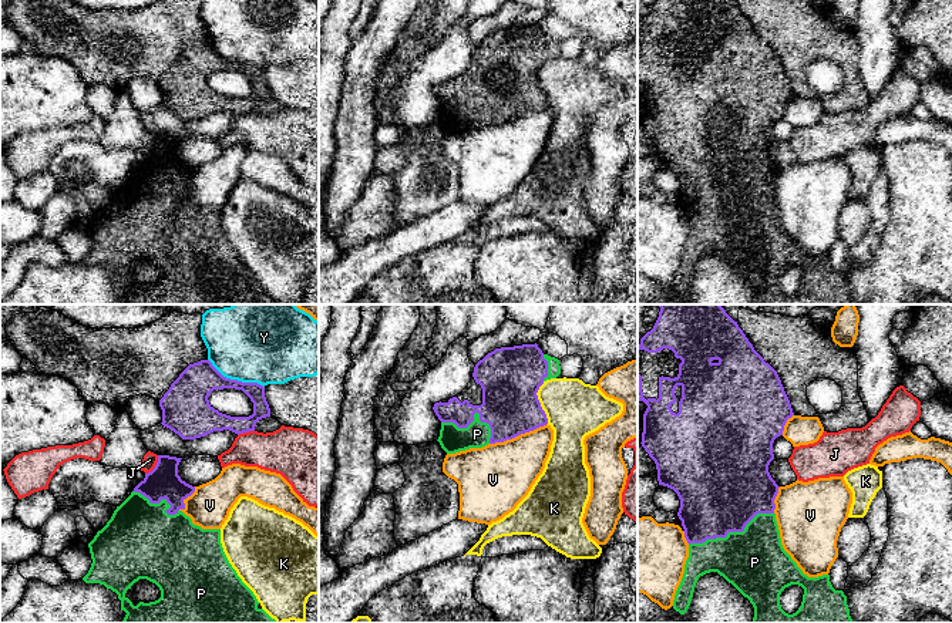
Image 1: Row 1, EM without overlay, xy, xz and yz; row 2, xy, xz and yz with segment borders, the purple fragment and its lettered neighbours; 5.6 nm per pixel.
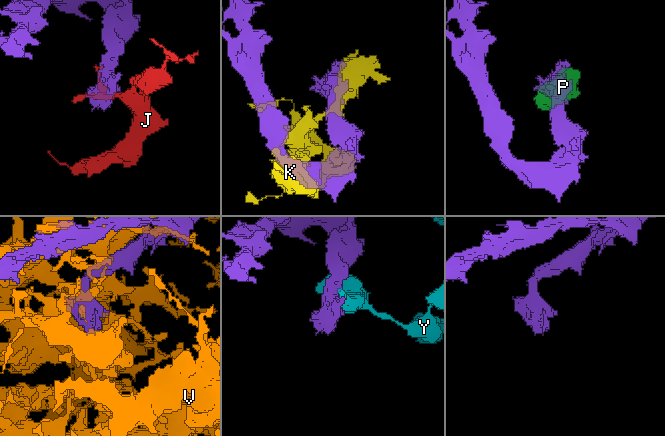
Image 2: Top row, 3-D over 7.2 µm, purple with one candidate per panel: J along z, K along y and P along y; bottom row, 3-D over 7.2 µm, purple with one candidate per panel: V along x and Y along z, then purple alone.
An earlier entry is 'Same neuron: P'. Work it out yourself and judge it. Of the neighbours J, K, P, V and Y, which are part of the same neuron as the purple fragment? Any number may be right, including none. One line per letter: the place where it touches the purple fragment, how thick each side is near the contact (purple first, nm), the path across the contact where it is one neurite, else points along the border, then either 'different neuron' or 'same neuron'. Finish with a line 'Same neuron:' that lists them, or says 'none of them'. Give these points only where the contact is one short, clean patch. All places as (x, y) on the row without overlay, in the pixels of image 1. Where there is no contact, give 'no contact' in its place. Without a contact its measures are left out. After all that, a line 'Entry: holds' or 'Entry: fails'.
J: meets purple in xy at (155, 147); 190 nm thick on the purple side, 80 nm on the other; different neuron
K: meets purple in xz at (540, 84); 340 nm thick on the purple side, 320 nm on the other; different neuron
P: meets purple in yz at (732, 212); 480 nm thick on the purple side, 360 nm on the other; same neuron
V: meets purple in xz at (518, 115); 320 nm thick on the purple side, 360 nm on the other; different neuron
Y: meets purple in xy at (235, 61); 200 nm thick on the purple side, 360 nm on the other; different neuron
Same neuron: P
Entry: holds

